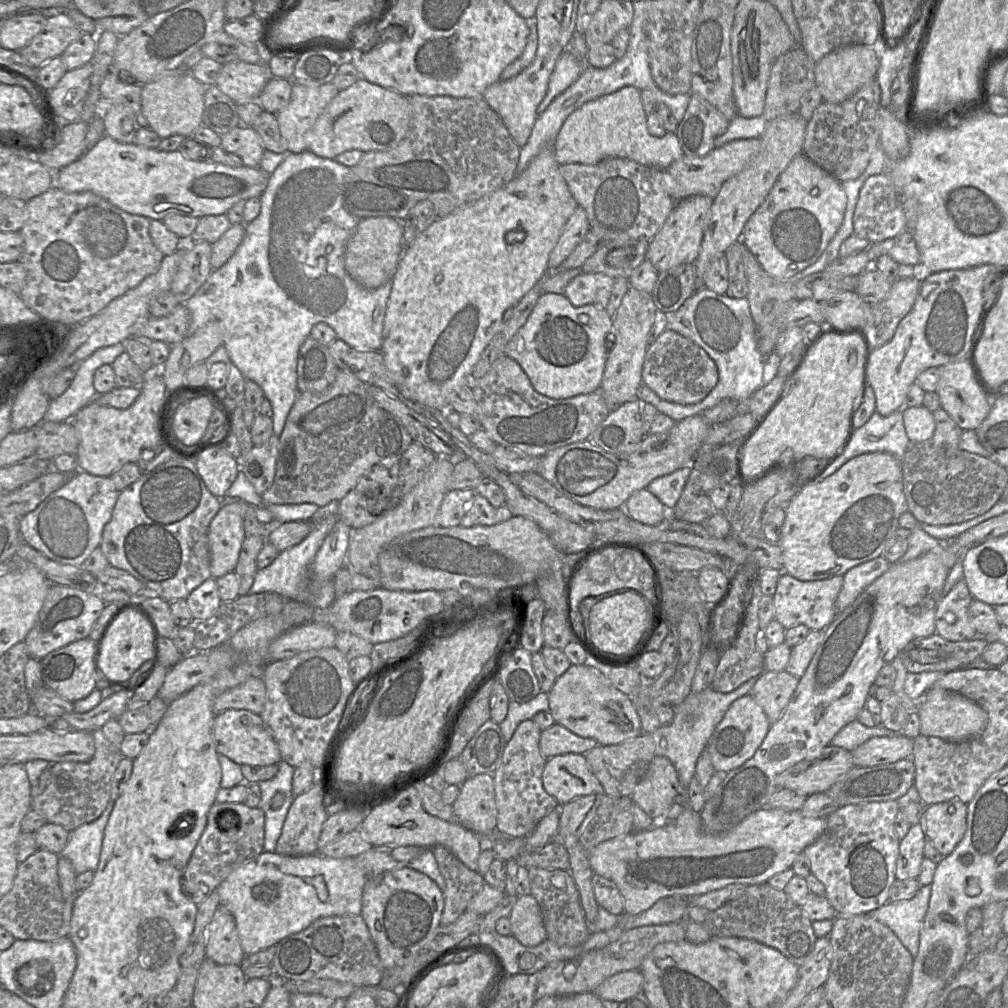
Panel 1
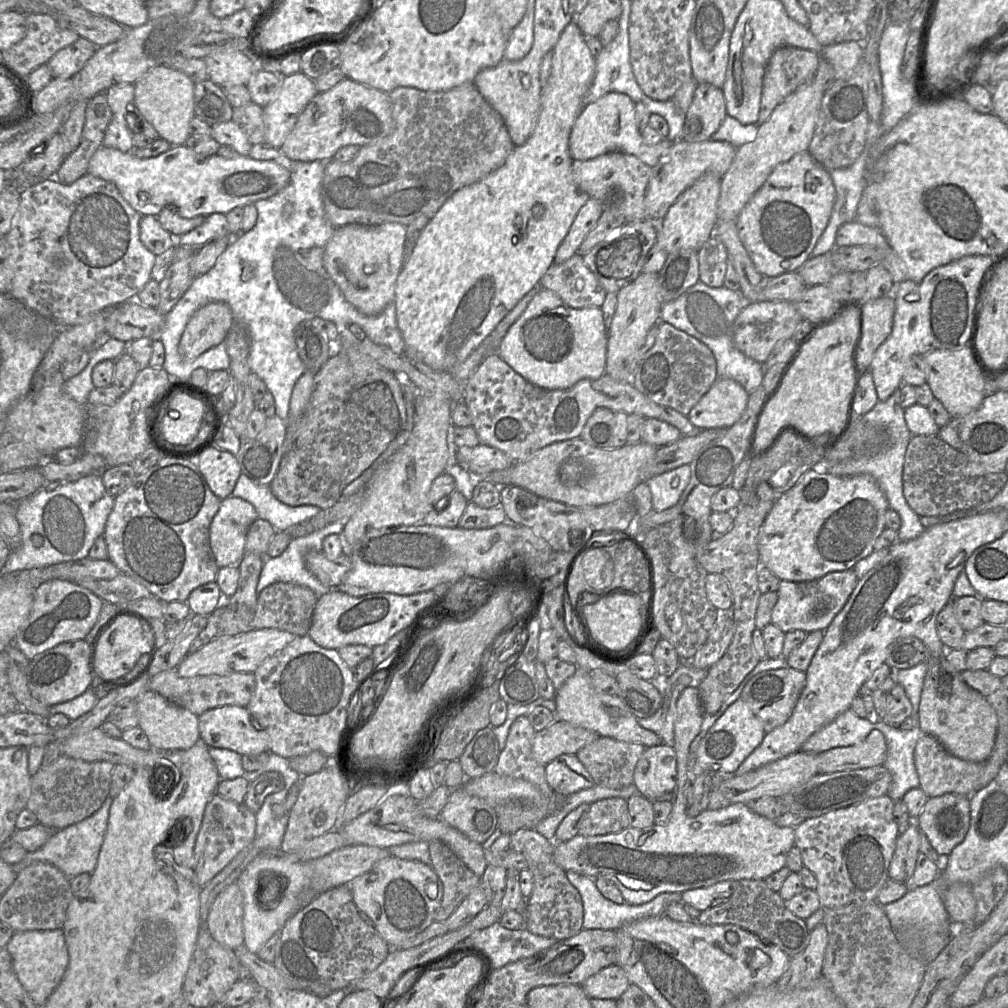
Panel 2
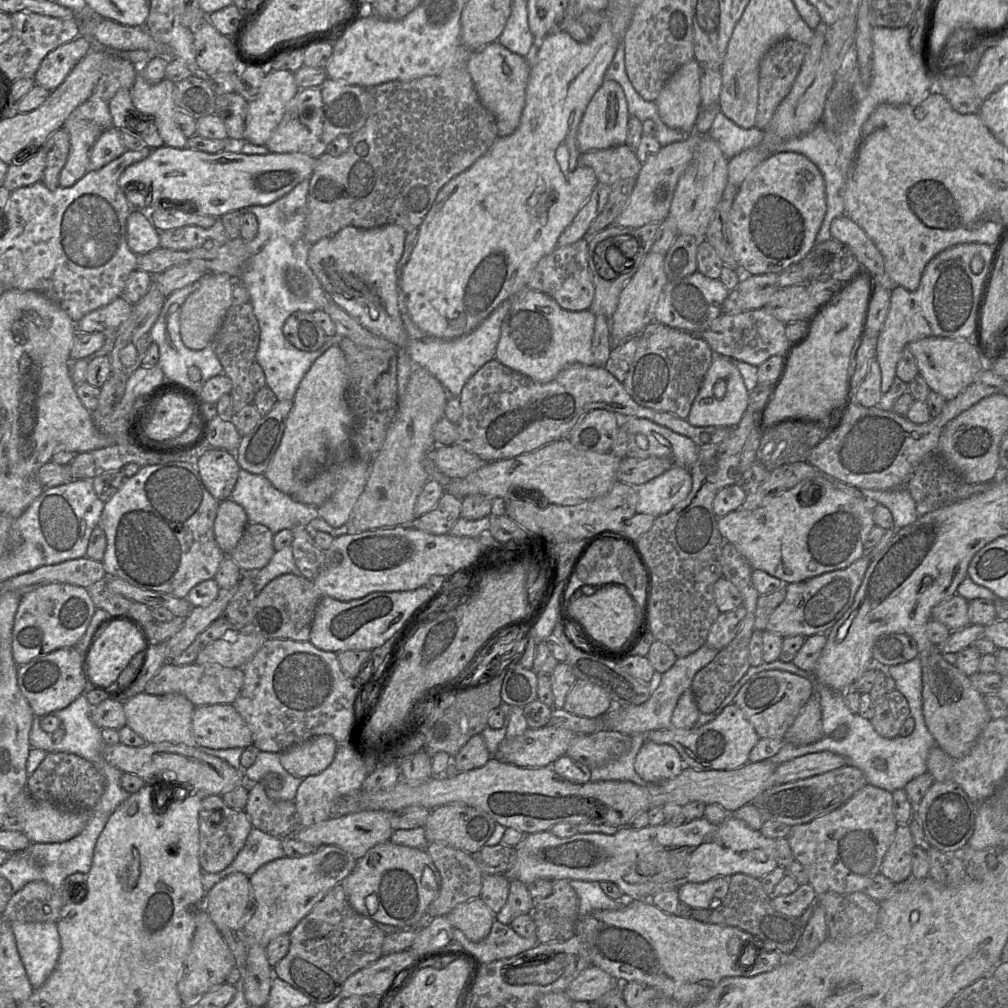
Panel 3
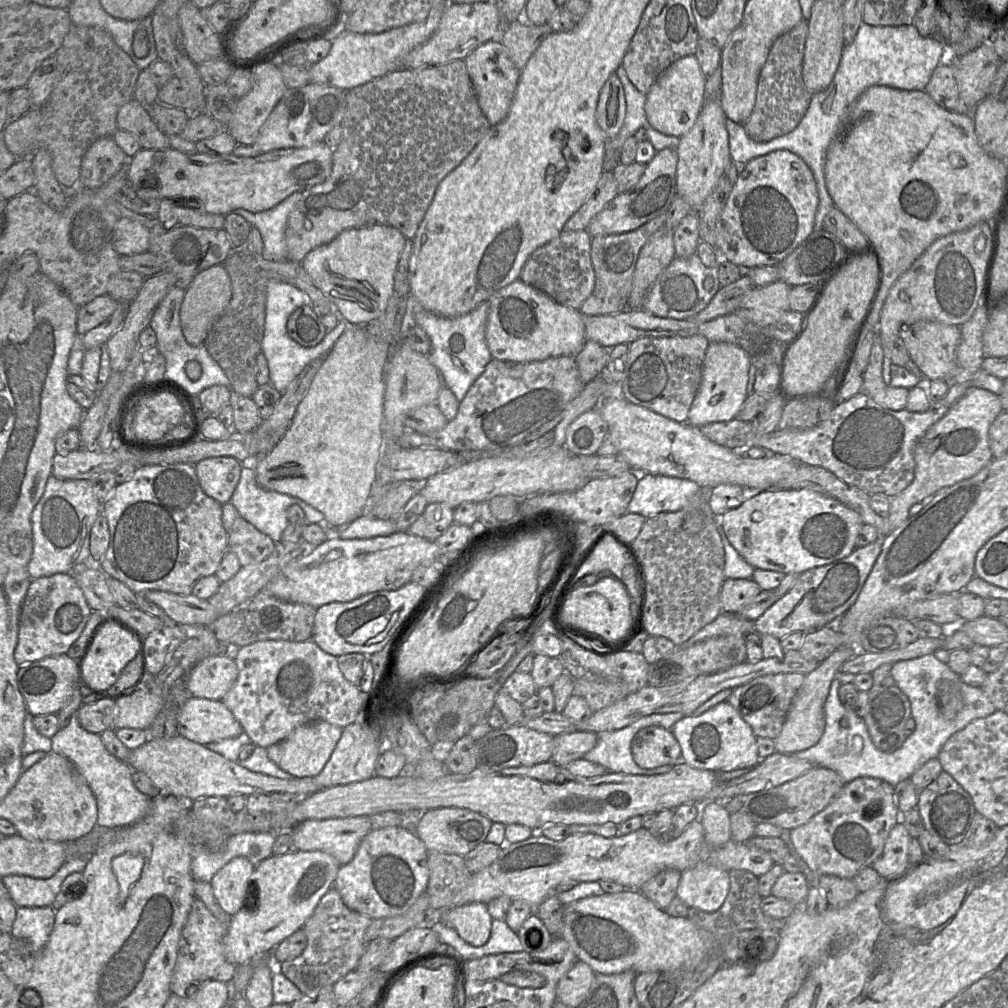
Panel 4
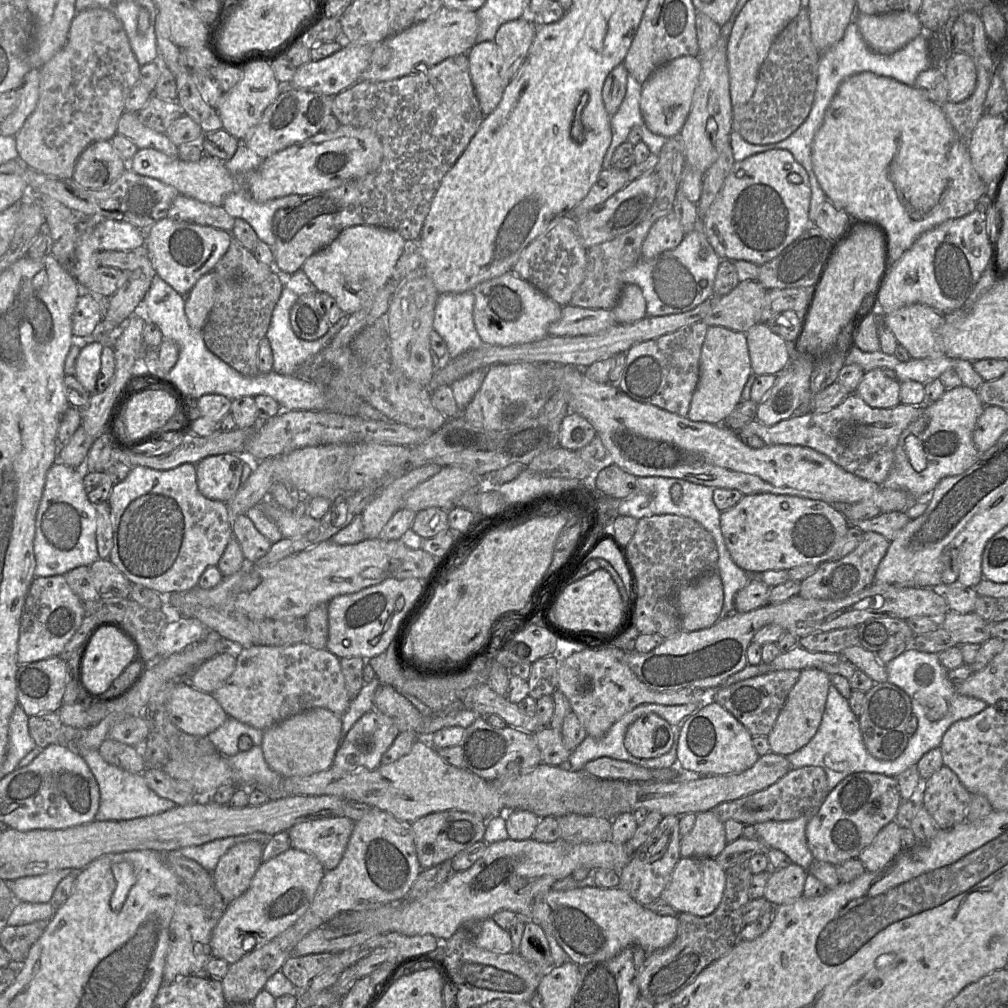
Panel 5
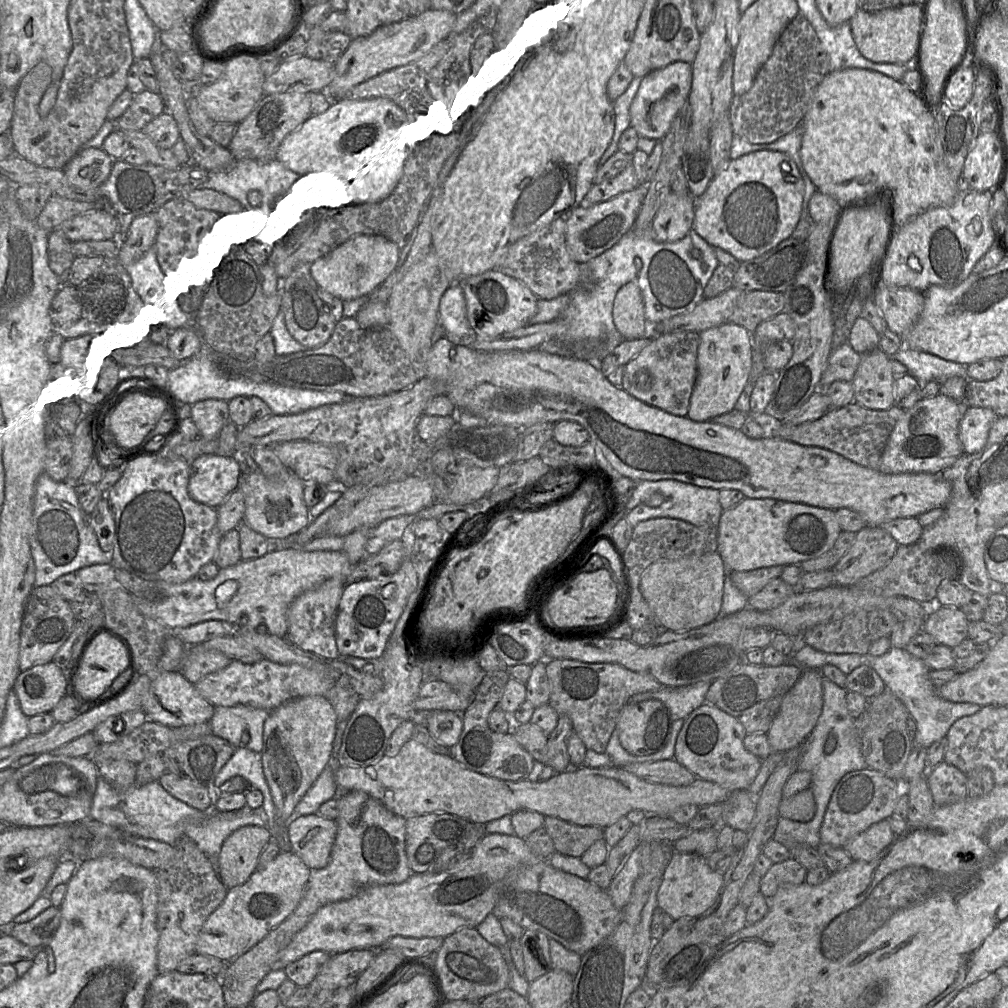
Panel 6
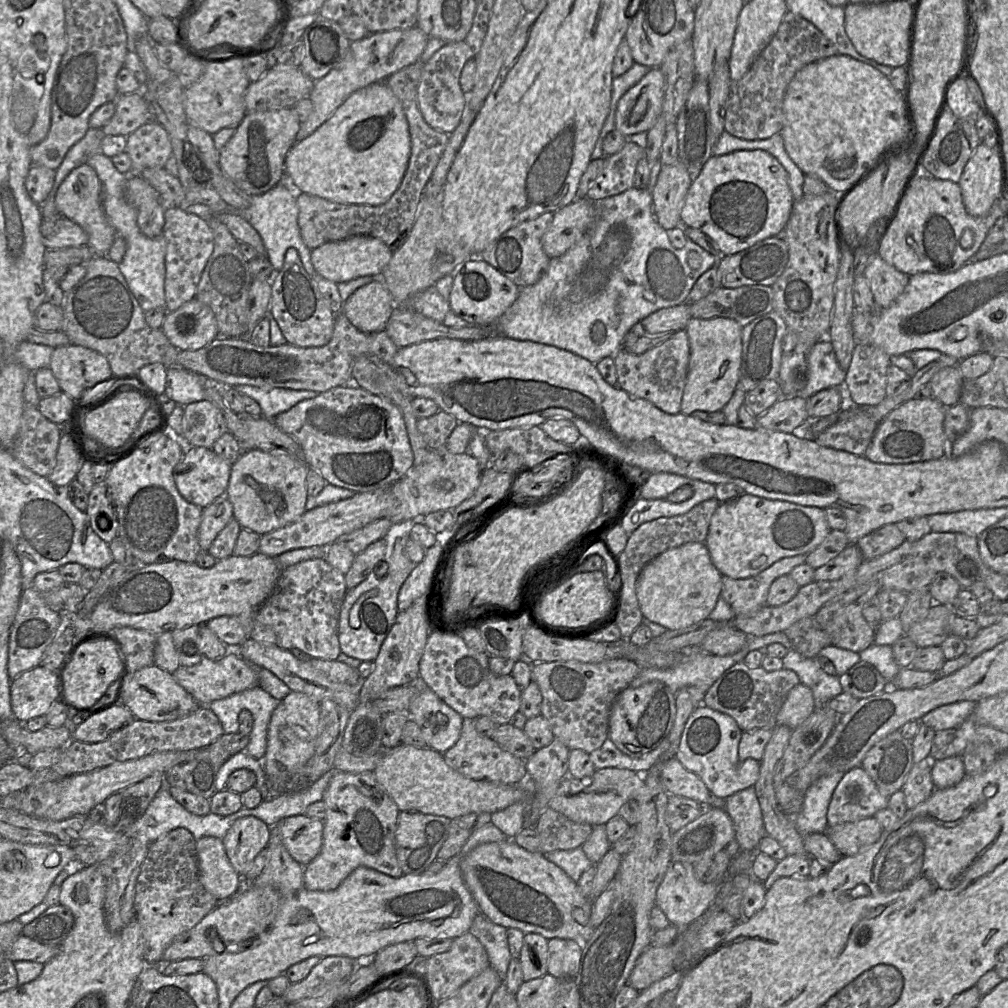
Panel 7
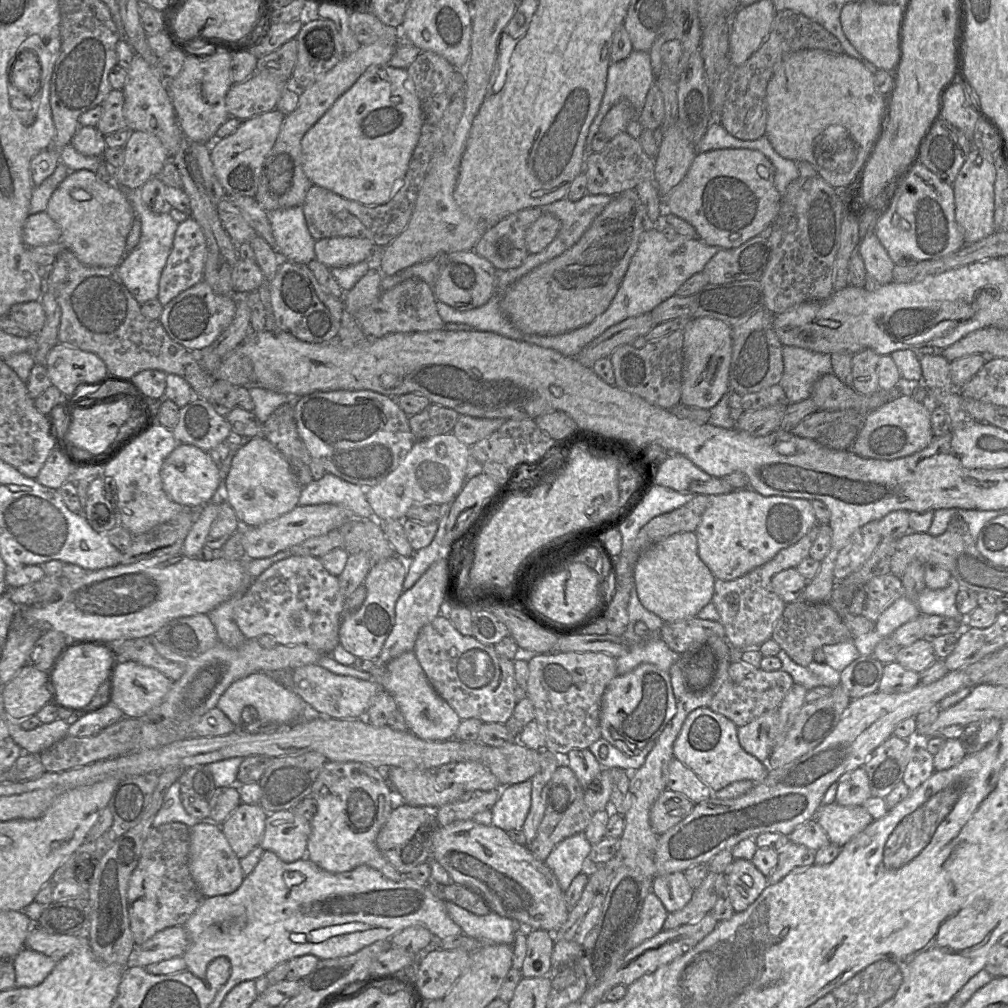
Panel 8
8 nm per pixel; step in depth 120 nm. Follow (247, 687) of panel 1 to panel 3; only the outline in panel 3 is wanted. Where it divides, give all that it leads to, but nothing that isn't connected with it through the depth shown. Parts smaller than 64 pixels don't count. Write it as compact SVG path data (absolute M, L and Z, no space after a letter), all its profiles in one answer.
M166 662L147 683L145 691L151 695L181 694L196 707L215 704L232 704L244 682L241 668L228 668L215 663L176 665Z

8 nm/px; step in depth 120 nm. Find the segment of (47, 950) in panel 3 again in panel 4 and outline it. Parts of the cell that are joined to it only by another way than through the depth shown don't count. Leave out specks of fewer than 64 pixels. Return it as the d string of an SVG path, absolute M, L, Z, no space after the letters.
M52 906L17 907L11 934L24 941L32 954L39 952L48 942L56 911Z

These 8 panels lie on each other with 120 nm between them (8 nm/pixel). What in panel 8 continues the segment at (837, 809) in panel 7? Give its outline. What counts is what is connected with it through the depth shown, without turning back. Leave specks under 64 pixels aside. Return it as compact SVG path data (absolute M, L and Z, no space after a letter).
M863 767L844 773L837 783L835 802L841 806L862 805L871 796L869 778Z

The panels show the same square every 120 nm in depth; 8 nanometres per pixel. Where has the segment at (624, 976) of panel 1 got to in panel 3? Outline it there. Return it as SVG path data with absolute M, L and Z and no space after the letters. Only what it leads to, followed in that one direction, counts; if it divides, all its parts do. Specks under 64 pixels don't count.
M597 966L585 968L566 989L573 1001L592 1002L615 987L616 979Z

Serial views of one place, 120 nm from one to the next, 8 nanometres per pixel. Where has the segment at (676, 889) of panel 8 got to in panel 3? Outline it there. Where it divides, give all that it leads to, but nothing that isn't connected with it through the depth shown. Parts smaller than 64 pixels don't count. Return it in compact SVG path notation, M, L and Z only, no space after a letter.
M715 877L703 883L686 883L680 886L680 902L692 909L716 908L729 889L729 877Z

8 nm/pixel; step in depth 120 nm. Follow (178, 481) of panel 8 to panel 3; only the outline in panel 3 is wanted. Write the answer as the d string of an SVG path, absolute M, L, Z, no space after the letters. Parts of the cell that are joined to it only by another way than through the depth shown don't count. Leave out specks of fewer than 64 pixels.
M209 449L198 460L197 470L207 491L219 502L230 498L240 466L234 452Z

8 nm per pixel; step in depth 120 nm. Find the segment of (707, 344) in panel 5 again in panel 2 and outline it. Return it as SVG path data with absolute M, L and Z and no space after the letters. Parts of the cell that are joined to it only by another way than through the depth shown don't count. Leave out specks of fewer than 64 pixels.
M717 378L687 415L701 430L728 429L744 414L749 394L730 378Z

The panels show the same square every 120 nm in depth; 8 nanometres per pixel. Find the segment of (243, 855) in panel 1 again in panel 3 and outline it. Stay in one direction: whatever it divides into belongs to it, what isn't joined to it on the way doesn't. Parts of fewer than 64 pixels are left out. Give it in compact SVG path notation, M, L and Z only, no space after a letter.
M221 795L204 797L199 811L199 864L202 872L224 870L242 849L252 828L245 810L228 807Z

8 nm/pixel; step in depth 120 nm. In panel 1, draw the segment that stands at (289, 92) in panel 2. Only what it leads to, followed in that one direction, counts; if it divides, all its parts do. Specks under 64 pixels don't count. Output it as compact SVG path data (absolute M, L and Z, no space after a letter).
M293 81L290 103L275 114L281 135L287 142L287 152L307 150L306 133L339 91L333 83L310 87Z

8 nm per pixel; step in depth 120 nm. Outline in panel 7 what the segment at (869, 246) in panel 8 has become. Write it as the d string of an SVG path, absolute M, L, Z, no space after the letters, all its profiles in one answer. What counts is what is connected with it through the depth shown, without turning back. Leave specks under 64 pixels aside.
M877 253L870 257L863 274L869 283L875 305L881 309L889 307L909 283L909 275L898 271Z

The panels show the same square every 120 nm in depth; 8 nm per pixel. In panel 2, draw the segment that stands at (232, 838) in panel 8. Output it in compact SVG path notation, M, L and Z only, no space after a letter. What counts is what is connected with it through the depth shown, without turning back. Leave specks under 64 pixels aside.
M235 882L217 896L205 927L214 940L234 950L244 944L243 915L243 896Z

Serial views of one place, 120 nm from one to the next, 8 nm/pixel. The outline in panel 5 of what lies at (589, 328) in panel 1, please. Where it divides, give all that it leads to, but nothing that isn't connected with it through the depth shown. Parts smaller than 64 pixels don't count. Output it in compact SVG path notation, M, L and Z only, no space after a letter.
M513 272L484 281L475 286L471 292L475 297L473 320L484 344L512 346L539 341L548 335L547 330L550 324L557 321L561 316L562 306Z

